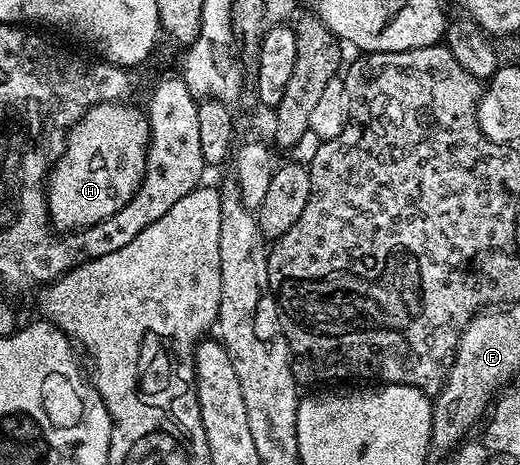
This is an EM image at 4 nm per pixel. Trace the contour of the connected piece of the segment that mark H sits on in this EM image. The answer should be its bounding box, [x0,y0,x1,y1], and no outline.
[45,101,149,232]

